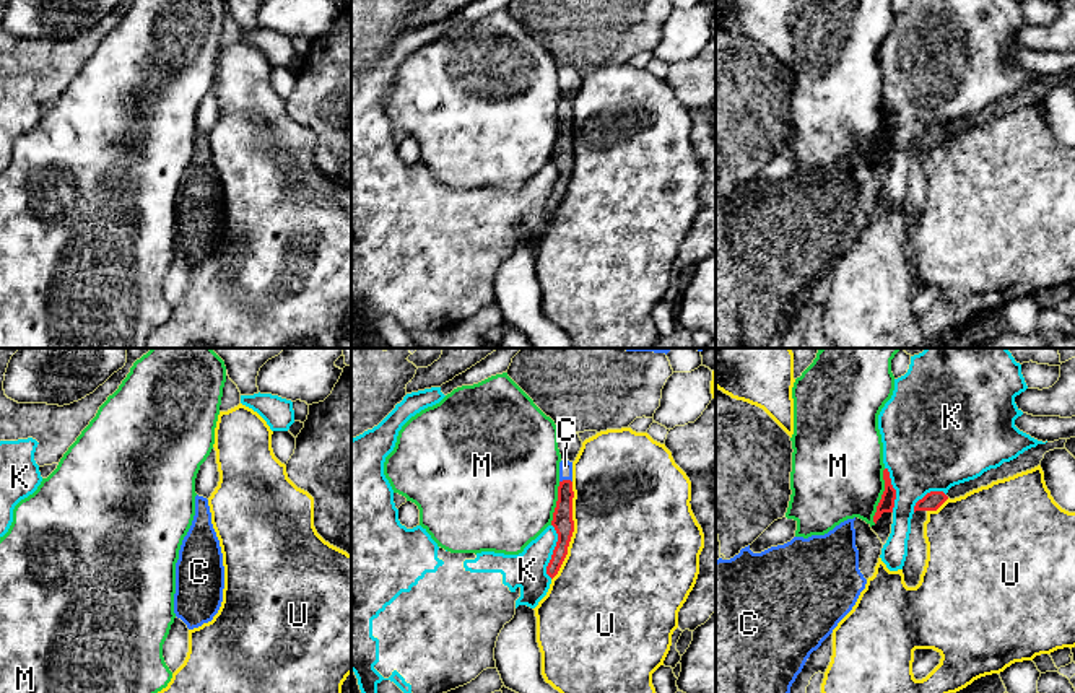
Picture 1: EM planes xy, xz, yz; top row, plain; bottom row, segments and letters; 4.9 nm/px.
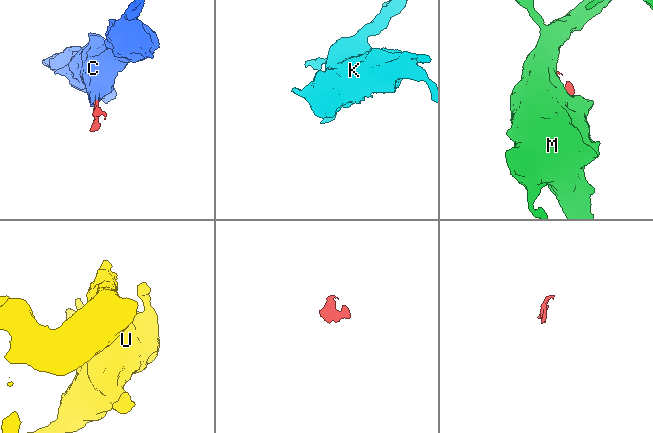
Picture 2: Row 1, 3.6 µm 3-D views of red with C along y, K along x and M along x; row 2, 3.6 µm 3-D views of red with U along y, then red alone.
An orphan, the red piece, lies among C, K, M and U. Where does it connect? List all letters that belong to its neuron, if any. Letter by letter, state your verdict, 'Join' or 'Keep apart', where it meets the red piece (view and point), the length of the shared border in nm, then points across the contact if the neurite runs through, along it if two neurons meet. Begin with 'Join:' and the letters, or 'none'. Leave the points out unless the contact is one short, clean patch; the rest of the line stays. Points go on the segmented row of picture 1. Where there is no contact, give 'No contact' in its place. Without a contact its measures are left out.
Join: C
C: Join. Touches red at xz (565, 480). Shared border 60 nm. Path across: xz (563, 523), (565, 480), (565, 466)
K: Keep apart. Touches red at xz (553, 552). Shared border 280 nm
M: Keep apart. Touches red at yz (882, 496). Shared border 280 nm. Boundary: yz (885, 469), (883, 493), (874, 523)
U: Keep apart. Touches red at xz (573, 531). Shared border 500 nm

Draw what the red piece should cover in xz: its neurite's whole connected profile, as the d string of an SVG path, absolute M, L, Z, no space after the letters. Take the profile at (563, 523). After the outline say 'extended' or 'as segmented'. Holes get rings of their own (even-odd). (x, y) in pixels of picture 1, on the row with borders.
M561 460L559 462L559 486L558 486L558 501L553 512L551 525L558 534L558 542L553 550L551 560L546 566L546 574L553 579L566 555L568 547L574 532L574 521L572 521L572 462Z | extended

